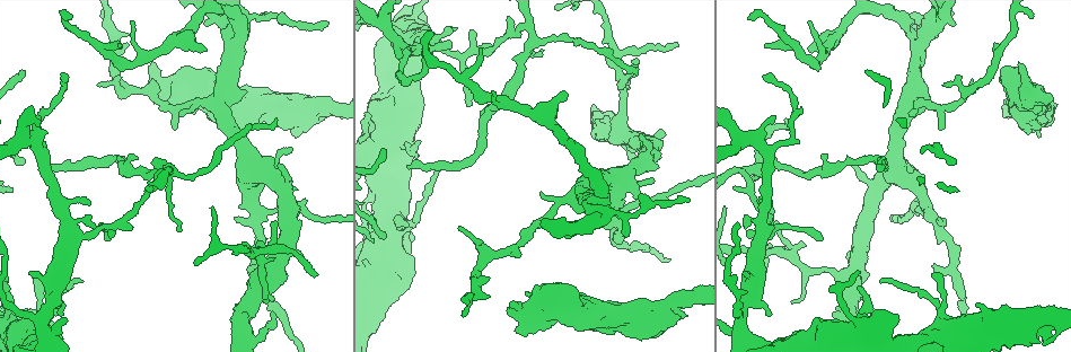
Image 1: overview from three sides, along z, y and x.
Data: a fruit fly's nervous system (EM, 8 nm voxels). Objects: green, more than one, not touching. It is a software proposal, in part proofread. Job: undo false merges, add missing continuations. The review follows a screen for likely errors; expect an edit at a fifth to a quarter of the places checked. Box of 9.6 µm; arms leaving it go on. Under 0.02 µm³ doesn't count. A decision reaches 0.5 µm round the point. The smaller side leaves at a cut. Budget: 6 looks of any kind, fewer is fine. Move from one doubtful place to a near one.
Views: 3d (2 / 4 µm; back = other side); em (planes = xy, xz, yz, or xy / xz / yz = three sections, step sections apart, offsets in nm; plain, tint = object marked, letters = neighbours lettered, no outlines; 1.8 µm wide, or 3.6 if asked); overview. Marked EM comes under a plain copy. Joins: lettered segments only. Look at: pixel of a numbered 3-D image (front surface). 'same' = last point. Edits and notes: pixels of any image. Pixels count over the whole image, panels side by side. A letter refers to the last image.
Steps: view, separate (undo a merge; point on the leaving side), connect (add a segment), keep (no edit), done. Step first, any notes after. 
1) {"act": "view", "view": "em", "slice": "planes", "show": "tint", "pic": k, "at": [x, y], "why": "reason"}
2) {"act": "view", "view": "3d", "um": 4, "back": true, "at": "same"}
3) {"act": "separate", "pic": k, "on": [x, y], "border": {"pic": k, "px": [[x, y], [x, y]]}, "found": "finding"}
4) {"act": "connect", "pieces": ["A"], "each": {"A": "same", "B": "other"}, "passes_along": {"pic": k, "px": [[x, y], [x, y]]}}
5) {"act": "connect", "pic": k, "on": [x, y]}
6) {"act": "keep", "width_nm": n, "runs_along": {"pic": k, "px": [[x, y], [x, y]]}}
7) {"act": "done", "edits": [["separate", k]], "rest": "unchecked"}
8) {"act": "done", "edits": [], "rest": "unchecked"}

{"act": "view", "view": "em", "um": 3.6, "slice": "planes", "show": "letters", "pic": 1, "at": [305, 105], "why": "thick turns thin"}

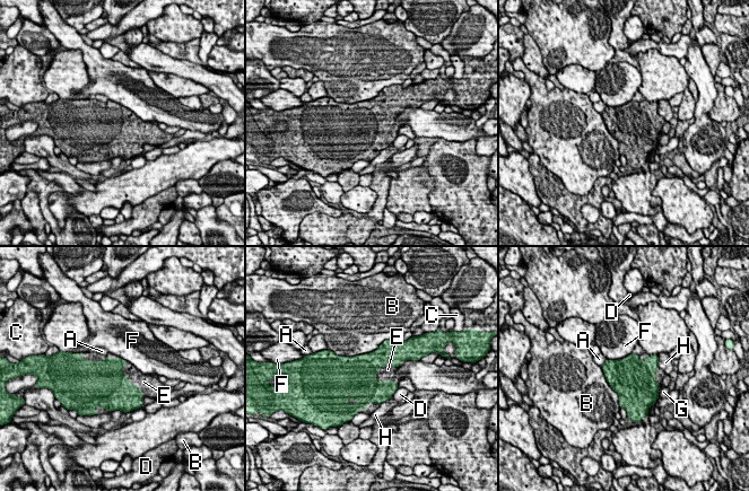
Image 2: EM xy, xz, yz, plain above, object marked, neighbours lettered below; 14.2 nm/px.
{"act": "connect", "pieces": ["E"], "width_nm": 440, "longest_contact_nm": ["B", 750], "each": {"A": "other", "B": "other", "C": "other", "D": "other", "E": "same", "F": "other", "G": "other", "H": "other"}, "found": "the cell continues"}

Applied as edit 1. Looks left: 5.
{"act": "view", "view": "overview", "why": "see it whole again"}

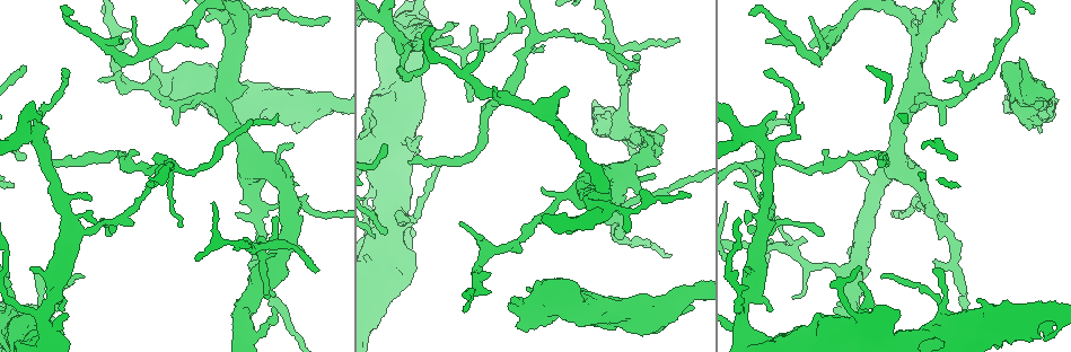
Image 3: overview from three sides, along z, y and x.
{"act": "view", "view": "em", "slice": "planes", "show": "letters", "pic": 3, "at": [154, 58], "why": "thick end"}

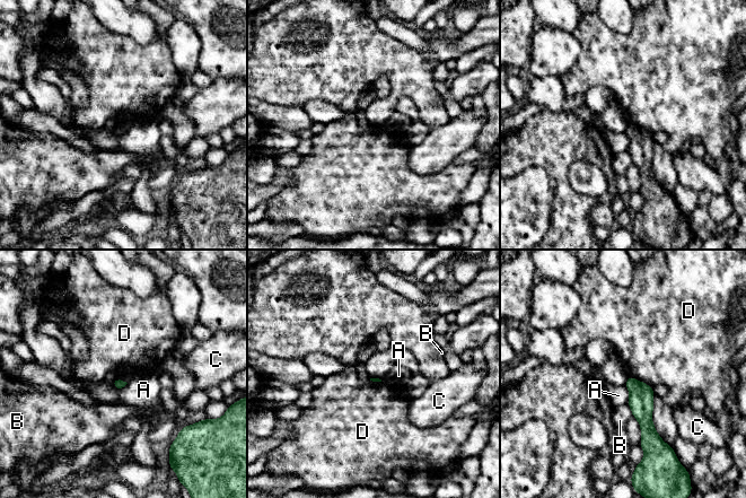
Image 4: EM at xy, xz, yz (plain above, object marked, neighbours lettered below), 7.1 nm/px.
{"act": "keep", "each": {"A": "other", "B": "other", "C": "other", "D": "other"}, "found": "no lettered segment goes on from it"}

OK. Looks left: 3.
{"act": "view", "view": "3d", "um": 4, "pic": 3, "at": [407, 163], "why": "branch stops here"}

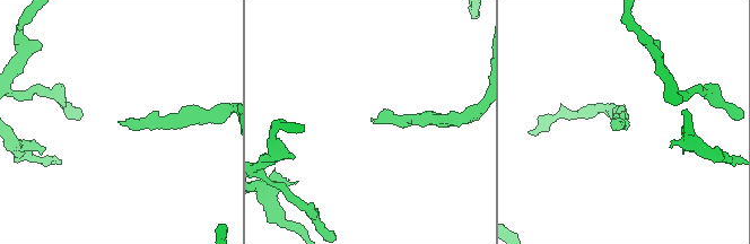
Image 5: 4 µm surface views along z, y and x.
{"act": "view", "view": "em", "slice": "xy", "step": 8, "show": "tint", "pic": 5, "at": [370, 117], "why": "shape alone is not enough"}

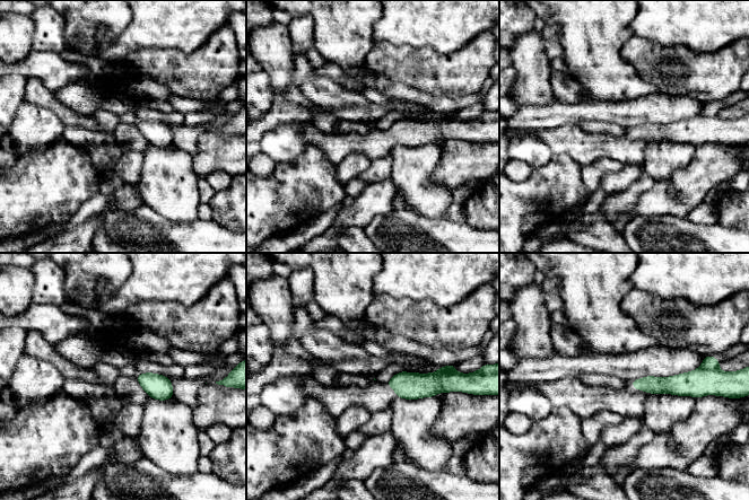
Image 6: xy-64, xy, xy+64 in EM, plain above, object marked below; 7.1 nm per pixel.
{"act": "view", "view": "em", "slice": "planes", "show": "letters", "at": "same"}

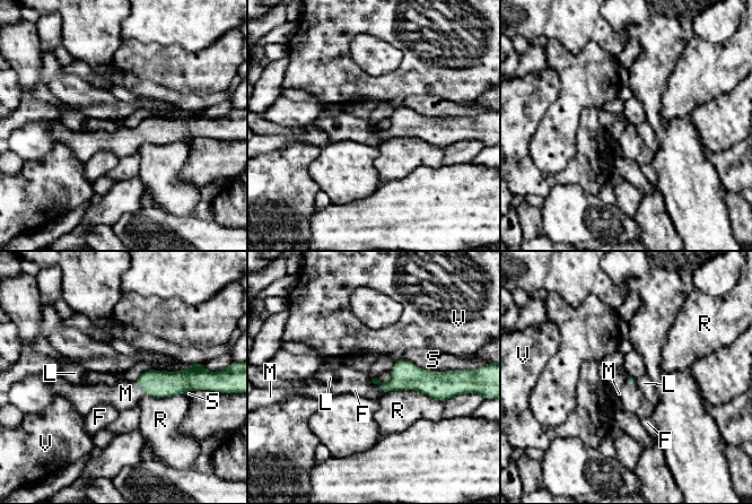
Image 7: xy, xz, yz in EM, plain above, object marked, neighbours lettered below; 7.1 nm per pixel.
{"act": "connect", "pieces": ["M"], "longest_contact_nm": ["R", 420], "each": {"F": "other", "L": "other", "M": "same", "R": "other", "S": "other", "V": "other"}, "found": "it goes on there"}

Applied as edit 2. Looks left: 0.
{"act": "done", "edits": [["connect", 2], ["connect", 7]], "rest": "unchecked"}

